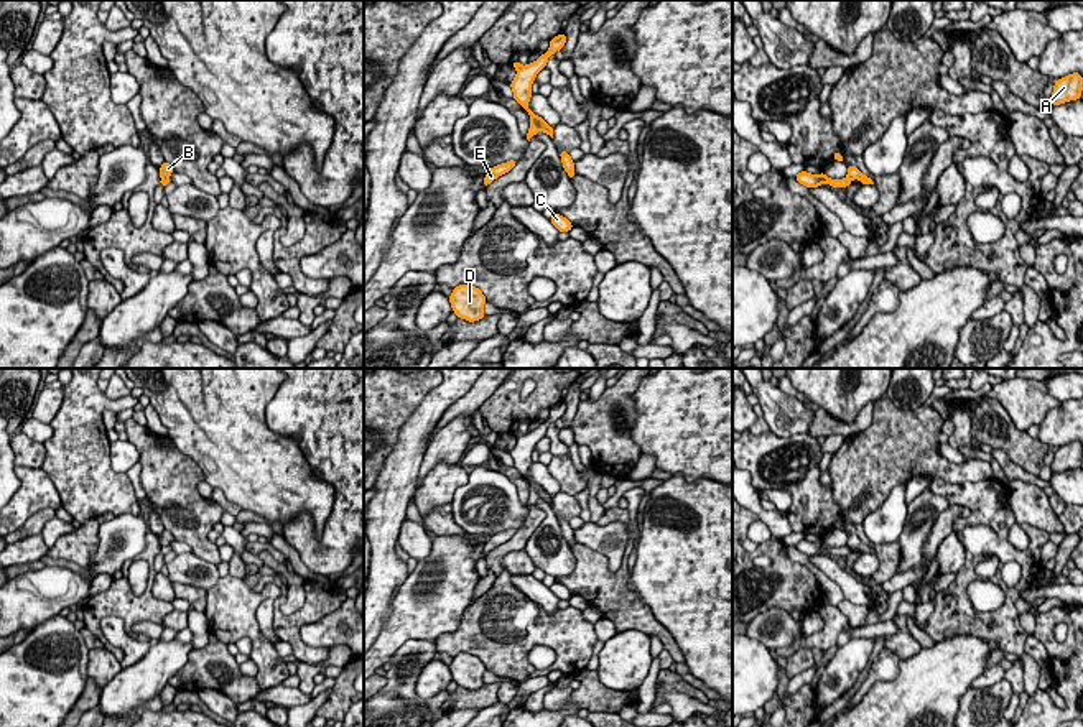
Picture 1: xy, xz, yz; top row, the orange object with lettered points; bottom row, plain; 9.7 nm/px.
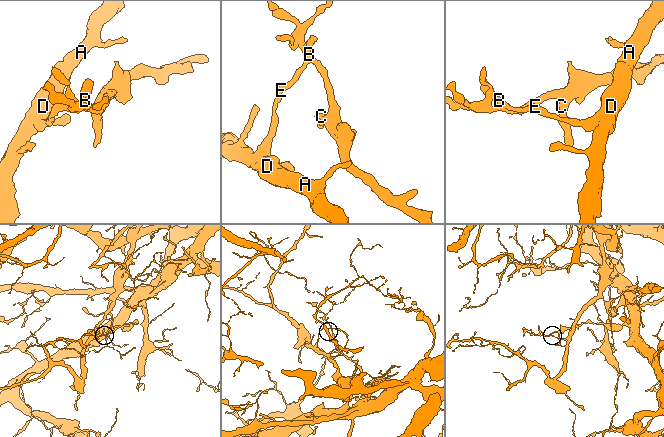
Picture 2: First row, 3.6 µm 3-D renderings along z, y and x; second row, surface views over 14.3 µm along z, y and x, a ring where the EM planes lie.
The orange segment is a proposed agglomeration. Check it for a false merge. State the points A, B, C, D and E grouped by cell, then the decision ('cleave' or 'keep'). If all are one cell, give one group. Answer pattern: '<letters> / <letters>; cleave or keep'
A B D E / C; cleave

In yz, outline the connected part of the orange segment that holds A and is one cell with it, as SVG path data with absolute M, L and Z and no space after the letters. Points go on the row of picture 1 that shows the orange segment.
M1078 72L1068 74L1058 81L1053 81L1053 94L1050 104L1060 105L1068 100L1078 100L1083 90L1083 77Z

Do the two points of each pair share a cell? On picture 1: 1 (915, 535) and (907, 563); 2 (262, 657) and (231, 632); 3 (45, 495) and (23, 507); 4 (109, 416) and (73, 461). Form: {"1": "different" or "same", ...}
{"1": "same", "2": "same", "3": "same", "4": "different"}

